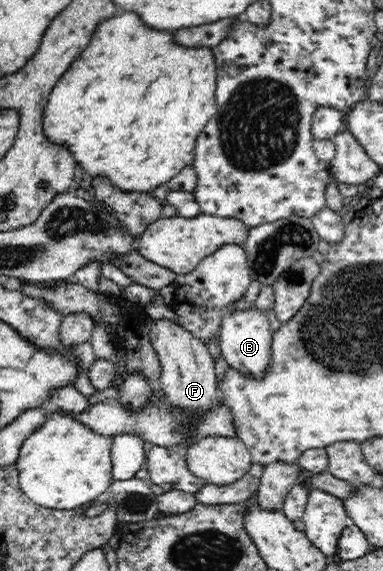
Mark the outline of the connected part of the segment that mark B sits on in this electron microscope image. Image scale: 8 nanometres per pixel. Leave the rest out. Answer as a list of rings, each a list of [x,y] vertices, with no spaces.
[[[257,307],[228,313],[222,317],[218,337],[221,352],[228,365],[238,369],[243,375],[261,377],[269,367],[271,355],[271,325],[265,312]]]

